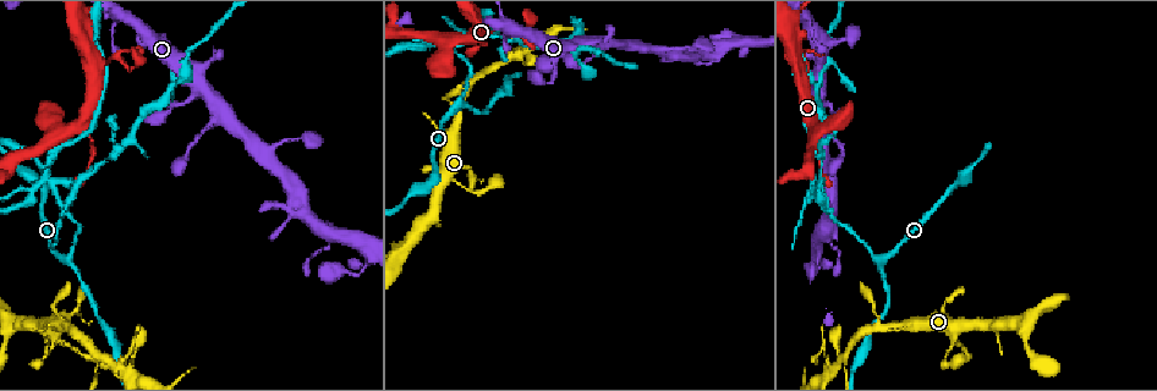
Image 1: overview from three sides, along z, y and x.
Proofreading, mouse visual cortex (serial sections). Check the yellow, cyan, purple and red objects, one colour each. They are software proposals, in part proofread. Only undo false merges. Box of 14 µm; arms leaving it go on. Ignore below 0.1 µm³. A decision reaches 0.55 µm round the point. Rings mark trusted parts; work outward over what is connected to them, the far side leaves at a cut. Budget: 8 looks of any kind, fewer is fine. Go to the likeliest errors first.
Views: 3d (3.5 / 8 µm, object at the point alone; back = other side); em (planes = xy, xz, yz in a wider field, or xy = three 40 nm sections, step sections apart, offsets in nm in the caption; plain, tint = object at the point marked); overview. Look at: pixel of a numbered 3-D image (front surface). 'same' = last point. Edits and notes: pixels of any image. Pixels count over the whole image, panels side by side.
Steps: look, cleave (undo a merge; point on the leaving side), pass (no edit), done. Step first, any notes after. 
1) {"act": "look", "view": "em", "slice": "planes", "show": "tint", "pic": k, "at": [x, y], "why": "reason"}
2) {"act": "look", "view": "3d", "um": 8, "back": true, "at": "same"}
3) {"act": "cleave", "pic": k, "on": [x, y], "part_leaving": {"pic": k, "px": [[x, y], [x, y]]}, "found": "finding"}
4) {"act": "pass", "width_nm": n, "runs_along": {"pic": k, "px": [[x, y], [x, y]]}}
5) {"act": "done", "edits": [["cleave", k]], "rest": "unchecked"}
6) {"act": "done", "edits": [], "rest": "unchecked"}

{"act": "look", "view": "3d", "um": 3.5, "pic": 1, "at": [455, 105], "why": "abrupt turn"}

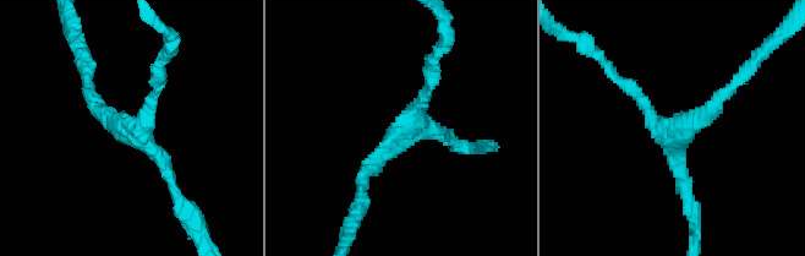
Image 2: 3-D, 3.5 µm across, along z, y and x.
{"act": "look", "view": "em", "slice": "planes", "show": "tint", "pic": 2, "at": [136, 128], "arms": 3, "arm_widths_nm": [150, 150, 200]}

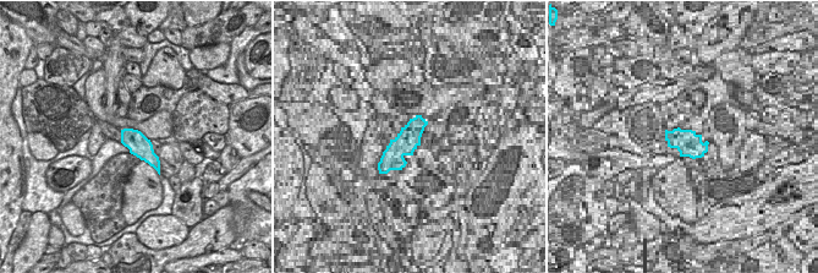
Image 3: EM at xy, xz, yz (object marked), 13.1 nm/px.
{"act": "look", "view": "em", "slice": "xy", "step": 1, "show": "tint", "at": "same", "why": "another direction"}

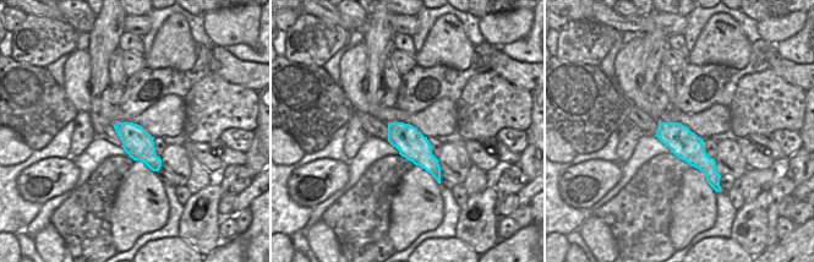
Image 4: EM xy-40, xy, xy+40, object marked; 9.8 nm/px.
{"act": "pass", "width_nm": 280, "runs_along": {"pic": 2, "px": [[363, 178], [409, 125], [432, 71]]}, "found": "all the same cell"}

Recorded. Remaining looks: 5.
{"act": "look", "view": "3d", "um": 3.5, "pic": 1, "at": [823, 189], "why": "sharp bend"}

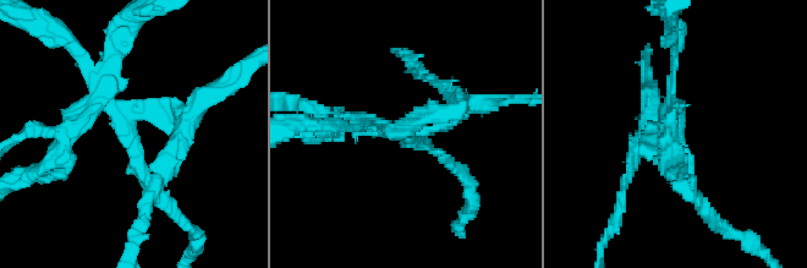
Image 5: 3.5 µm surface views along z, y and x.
{"act": "look", "view": "em", "slice": "xy", "step": 3, "show": "plain", "pic": 5, "at": [677, 127], "arms": 4, "arm_widths_nm": [100, 150, 150, 250]}

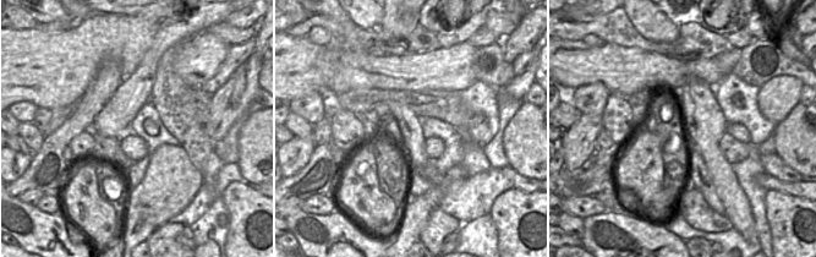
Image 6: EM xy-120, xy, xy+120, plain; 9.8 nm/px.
{"act": "look", "view": "em", "slice": "xy", "step": 3, "show": "tint", "at": "same"}

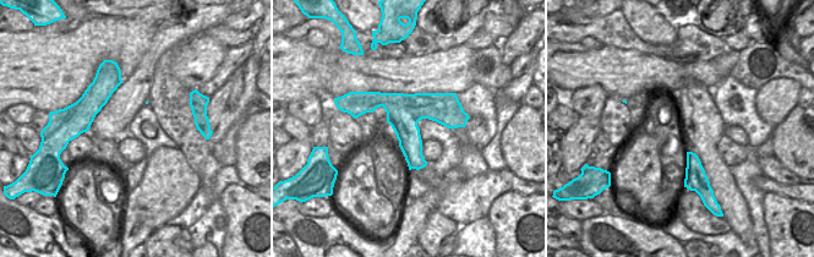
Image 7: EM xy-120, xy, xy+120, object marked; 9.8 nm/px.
{"act": "cleave", "pic": 5, "on": [67, 131], "border": {"pic": 7, "px": [[382, 105], [395, 103], [419, 120]]}, "found": "two cells meet here"}

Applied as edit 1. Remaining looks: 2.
{"act": "look", "view": "3d", "um": 8, "back": true, "pic": 1, "at": [114, 55], "why": "abrupt turn"}

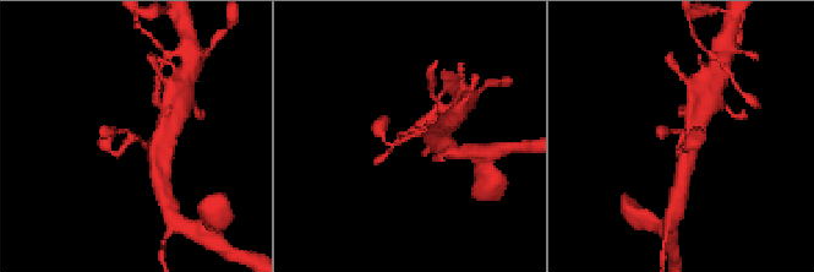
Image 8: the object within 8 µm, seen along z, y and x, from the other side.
{"act": "look", "view": "em", "slice": "xy", "step": 1, "show": "tint", "pic": 8, "at": [413, 136], "why": "shape alone is not enough"}

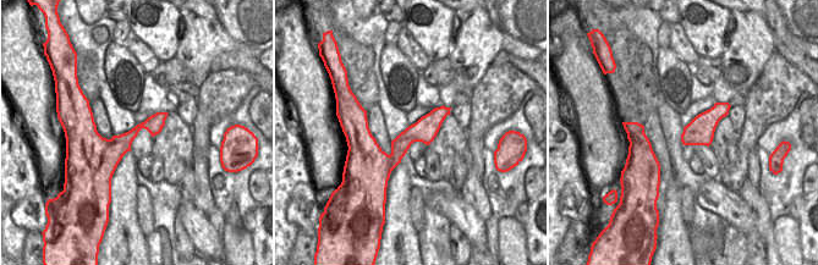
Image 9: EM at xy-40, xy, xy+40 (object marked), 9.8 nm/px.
{"act": "pass", "width_nm": 240, "runs_along": {"pic": 9, "px": [[446, 110], [390, 156], [358, 125]]}, "found": "one cell here"}

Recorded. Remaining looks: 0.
{"act": "done", "edits": [["cleave", 5]], "rest": "unchecked"}

